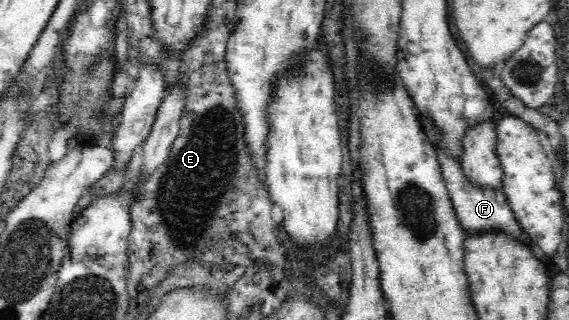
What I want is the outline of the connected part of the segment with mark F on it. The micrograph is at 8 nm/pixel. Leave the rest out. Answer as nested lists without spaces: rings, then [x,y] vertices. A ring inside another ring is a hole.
[[[419,113],[419,119],[424,132],[428,135],[428,139],[433,143],[445,186],[447,187],[452,205],[454,206],[464,233],[472,235],[471,233],[483,232],[484,230],[498,230],[500,232],[506,232],[507,235],[512,235],[515,239],[523,241],[523,243],[532,245],[520,227],[518,220],[515,218],[510,204],[507,203],[505,193],[502,193],[503,188],[482,189],[482,187],[476,187],[474,182],[470,182],[470,179],[466,178],[462,170],[461,161],[458,158],[454,158],[448,150],[444,150],[444,146],[442,146],[443,134],[439,131],[436,123],[432,119],[429,119],[429,117],[425,117],[423,113]]]

